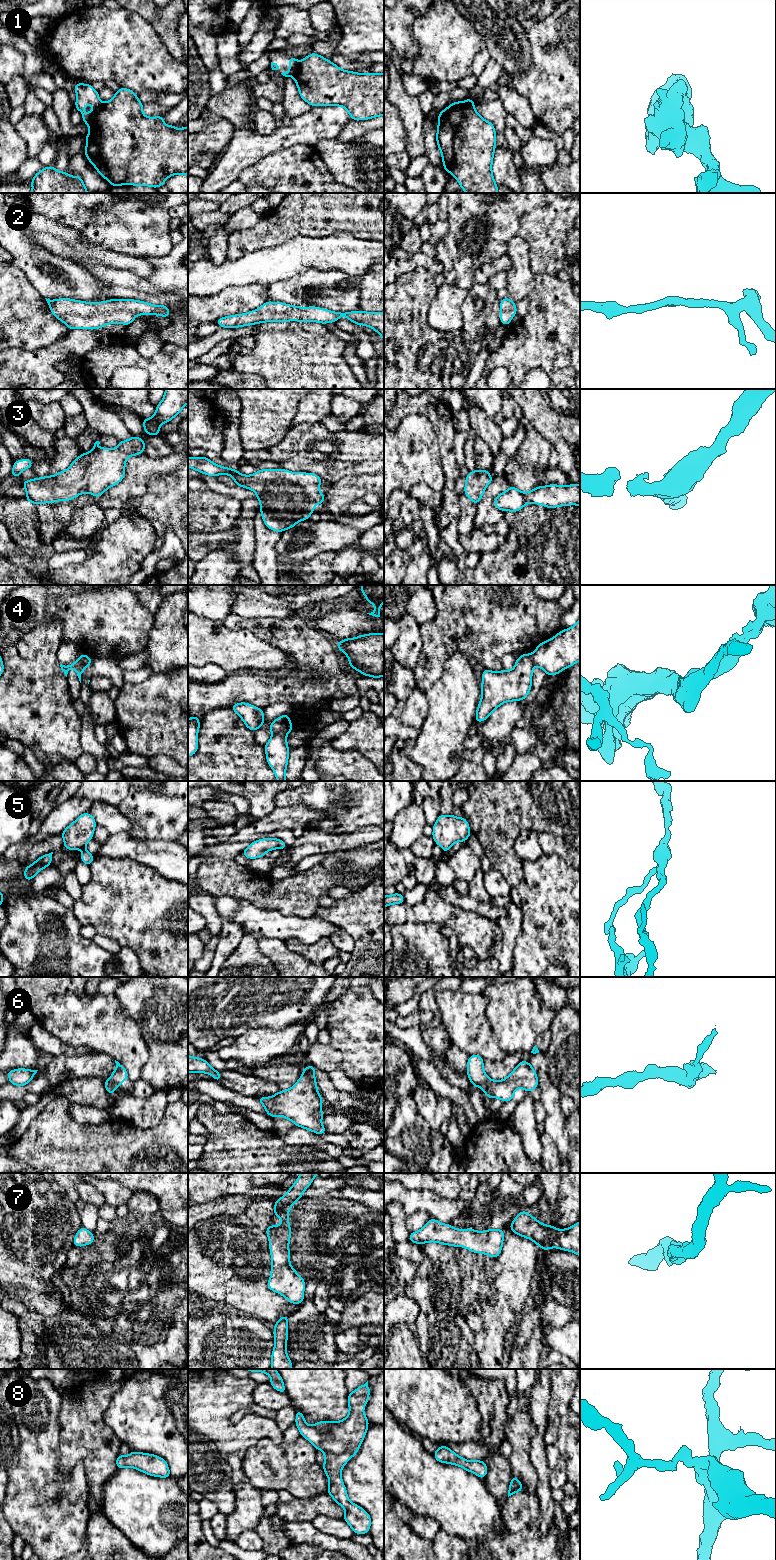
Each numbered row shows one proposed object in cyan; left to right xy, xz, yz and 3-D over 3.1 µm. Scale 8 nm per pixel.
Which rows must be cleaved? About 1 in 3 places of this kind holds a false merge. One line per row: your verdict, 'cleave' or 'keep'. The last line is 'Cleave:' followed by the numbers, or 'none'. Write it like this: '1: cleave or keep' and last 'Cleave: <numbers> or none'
1: cleave
2: keep
3: keep
4: cleave
5: cleave
6: cleave
7: keep
8: keep
Cleave: 1, 4, 5, 6

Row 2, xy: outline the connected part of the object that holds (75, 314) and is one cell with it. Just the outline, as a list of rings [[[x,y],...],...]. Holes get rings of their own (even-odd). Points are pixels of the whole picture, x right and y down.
[[[45,298],[52,314],[67,325],[68,329],[98,329],[107,324],[131,324],[137,315],[157,315],[168,319],[166,305],[132,299],[111,299],[104,302],[83,302],[69,298]],[[168,319],[169,320],[169,319]]]

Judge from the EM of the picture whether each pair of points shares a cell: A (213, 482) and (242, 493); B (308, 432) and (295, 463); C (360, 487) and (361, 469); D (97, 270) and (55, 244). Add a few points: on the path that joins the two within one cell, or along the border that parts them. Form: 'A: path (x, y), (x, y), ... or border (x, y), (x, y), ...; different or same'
A: path (220, 487), (235, 491); same
B: border (321, 460), (292, 456), (279, 463); different
C: border (373, 474), (348, 475), (338, 481); different
D: border (76, 261), (84, 264), (106, 264), (111, 267); different

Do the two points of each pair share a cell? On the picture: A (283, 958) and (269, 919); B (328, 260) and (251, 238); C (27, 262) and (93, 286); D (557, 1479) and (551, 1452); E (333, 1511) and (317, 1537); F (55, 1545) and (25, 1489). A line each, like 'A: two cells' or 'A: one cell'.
A: two cells
B: two cells
C: one cell
D: one cell
E: two cells
F: one cell

